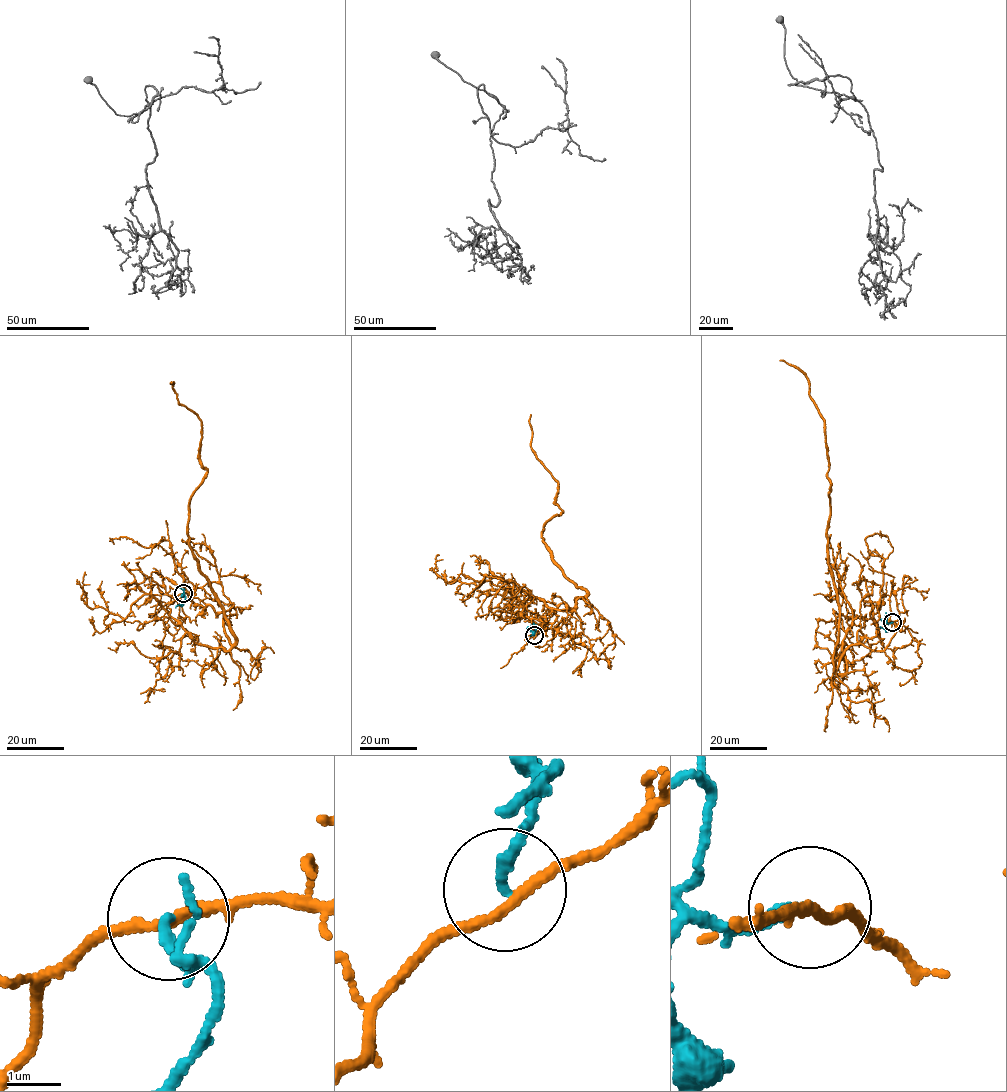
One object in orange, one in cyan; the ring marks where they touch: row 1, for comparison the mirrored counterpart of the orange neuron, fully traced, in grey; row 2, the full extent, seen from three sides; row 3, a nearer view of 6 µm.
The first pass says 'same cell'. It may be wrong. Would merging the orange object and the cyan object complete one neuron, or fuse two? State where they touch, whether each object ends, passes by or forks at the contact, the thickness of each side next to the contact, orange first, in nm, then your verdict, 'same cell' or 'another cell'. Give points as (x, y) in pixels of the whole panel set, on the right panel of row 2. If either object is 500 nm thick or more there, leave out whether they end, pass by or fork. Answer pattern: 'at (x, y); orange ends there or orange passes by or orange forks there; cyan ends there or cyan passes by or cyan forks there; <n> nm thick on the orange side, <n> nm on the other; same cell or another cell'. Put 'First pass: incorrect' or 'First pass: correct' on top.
First pass: incorrect
at (892, 622); orange passes by; cyan ends there; 180 nm thick on the orange side, 190 nm on the other; another cell

